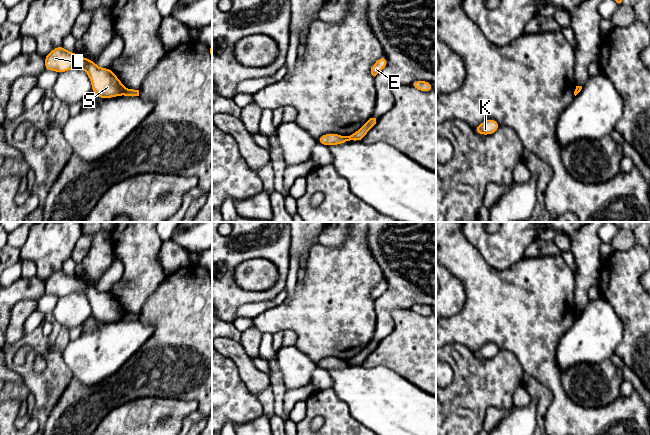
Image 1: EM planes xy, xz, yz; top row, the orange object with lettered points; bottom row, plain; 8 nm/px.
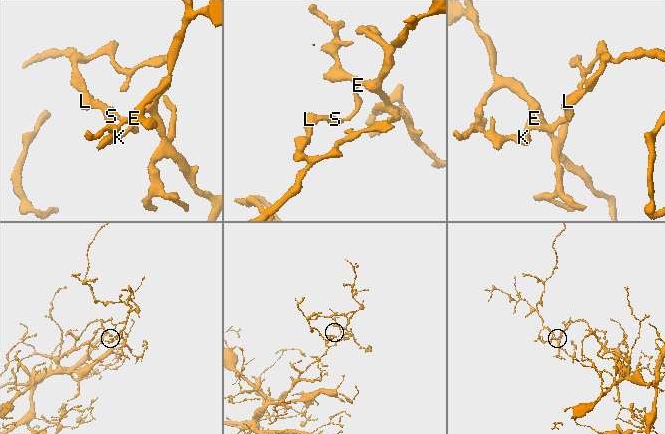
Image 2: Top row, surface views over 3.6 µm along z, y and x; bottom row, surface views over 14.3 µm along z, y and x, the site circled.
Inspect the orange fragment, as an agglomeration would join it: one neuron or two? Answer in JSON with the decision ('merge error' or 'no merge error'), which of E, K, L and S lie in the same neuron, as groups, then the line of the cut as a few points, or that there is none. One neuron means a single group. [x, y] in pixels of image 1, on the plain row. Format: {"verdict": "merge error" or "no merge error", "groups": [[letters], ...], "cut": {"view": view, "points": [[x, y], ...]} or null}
{"verdict": "merge error", "groups": [["E", "K"], ["L", "S"]], "cut": {"view": "xy", "points": [[125, 312], [122, 318]]}}

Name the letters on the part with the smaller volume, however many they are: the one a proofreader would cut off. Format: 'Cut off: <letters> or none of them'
Cut off: E, K

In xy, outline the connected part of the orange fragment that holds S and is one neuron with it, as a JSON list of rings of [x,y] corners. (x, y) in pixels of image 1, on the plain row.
[[[62,269],[54,272],[44,283],[44,294],[53,294],[59,298],[72,293],[83,293],[90,302],[92,316],[100,323],[123,319],[125,311],[110,292],[100,292],[95,285],[69,276]]]

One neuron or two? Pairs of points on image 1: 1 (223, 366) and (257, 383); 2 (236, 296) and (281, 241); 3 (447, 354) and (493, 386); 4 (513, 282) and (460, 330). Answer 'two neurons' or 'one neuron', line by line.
1: two neurons
2: one neuron
3: one neuron
4: one neuron

